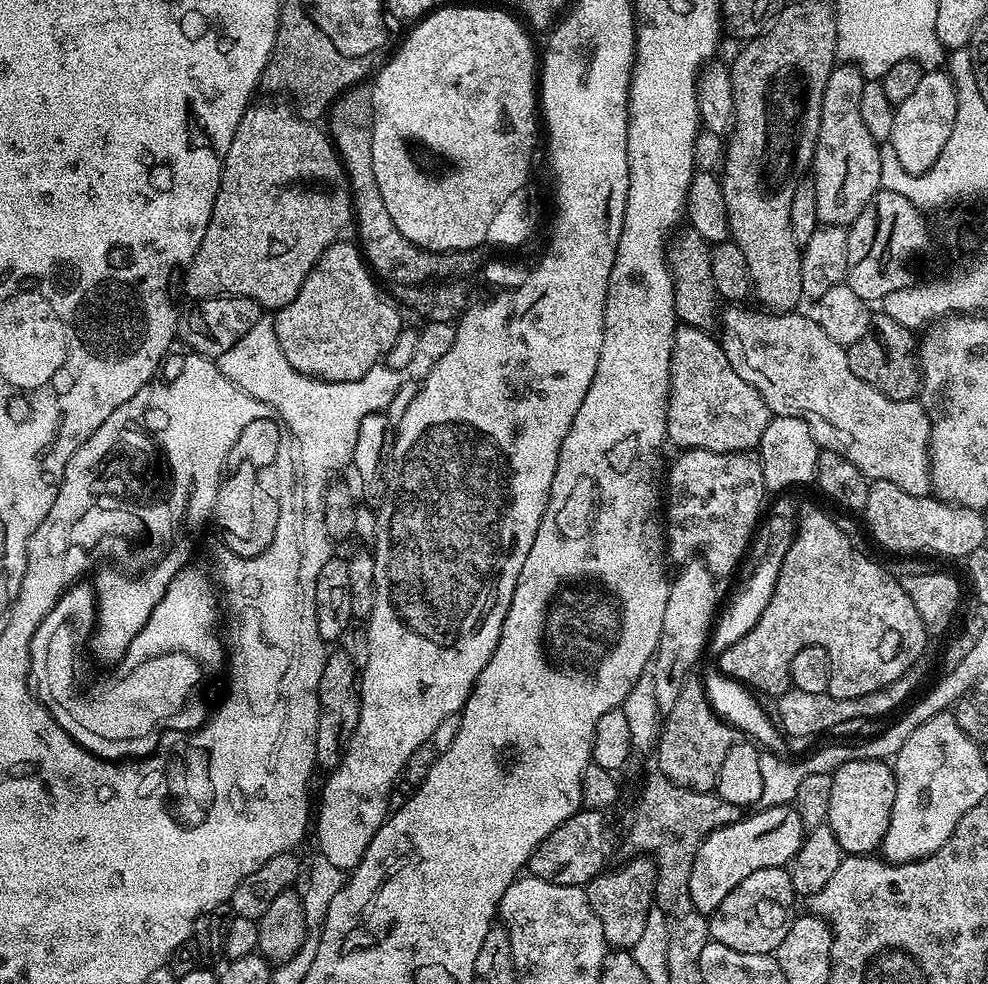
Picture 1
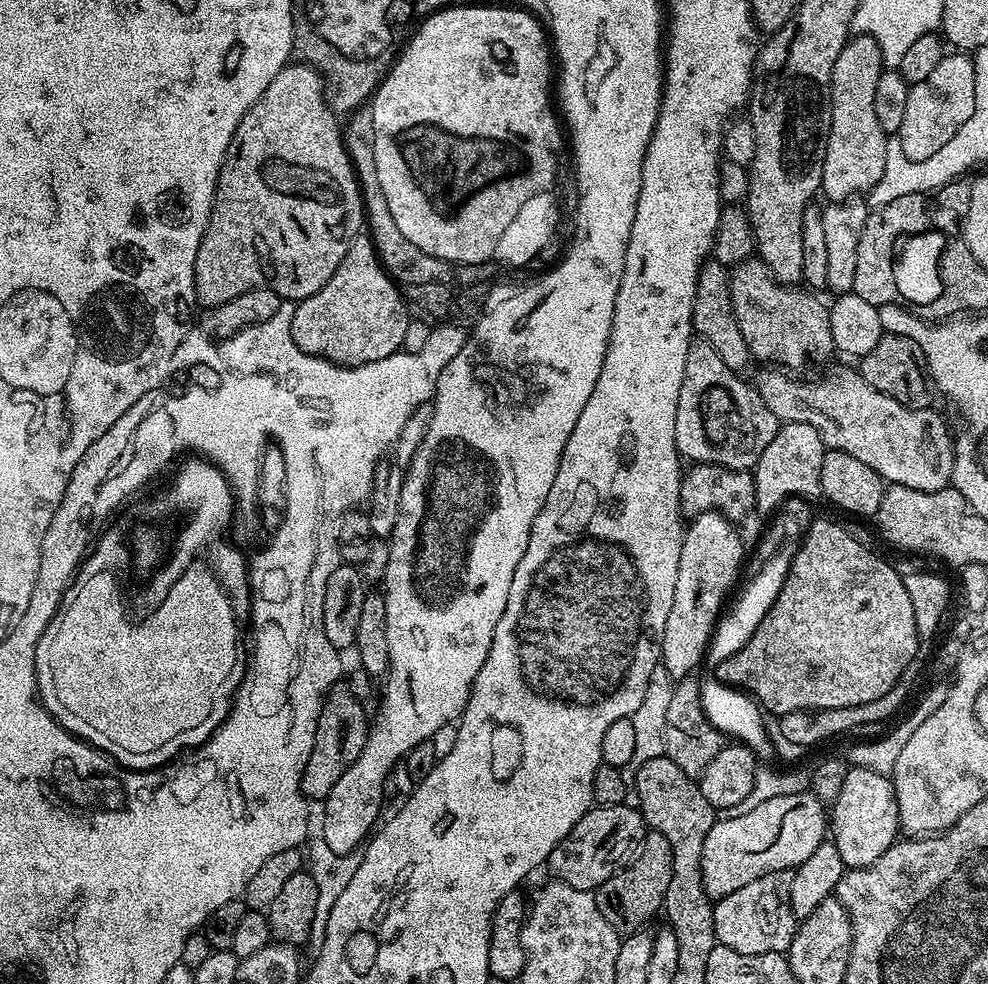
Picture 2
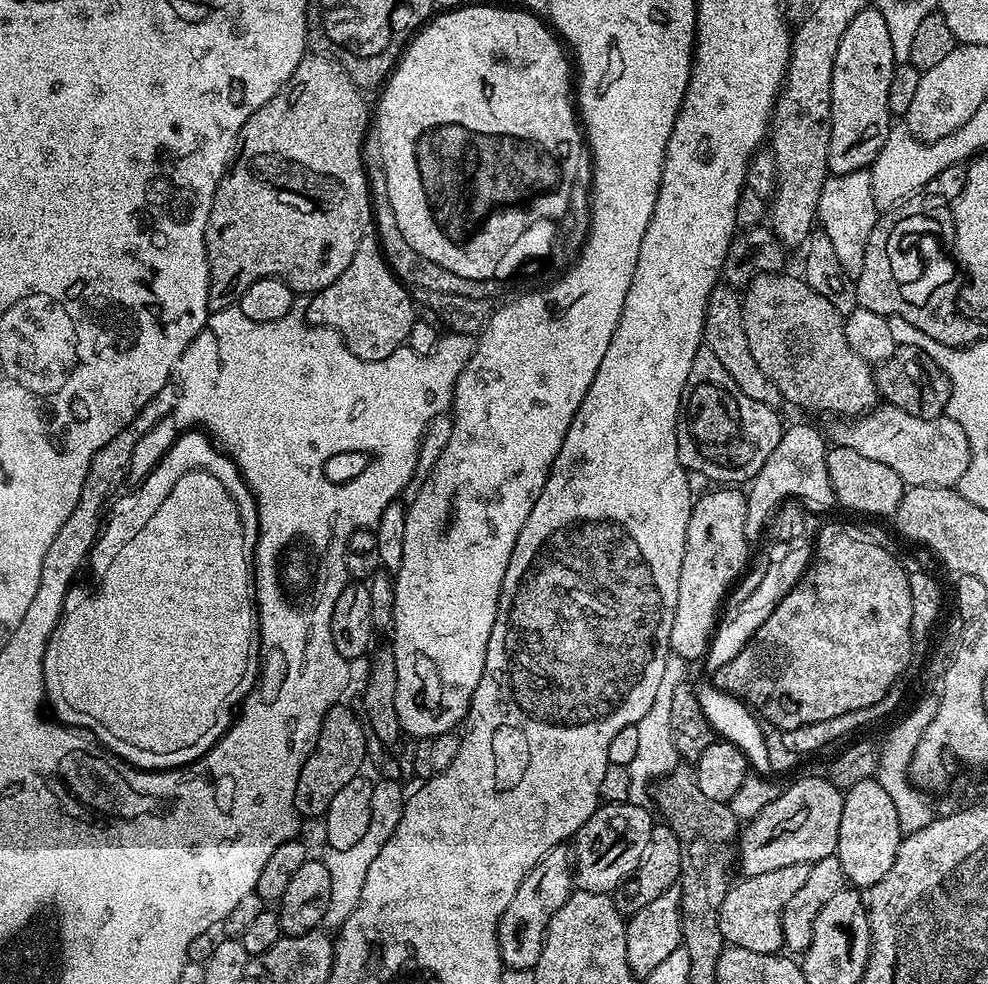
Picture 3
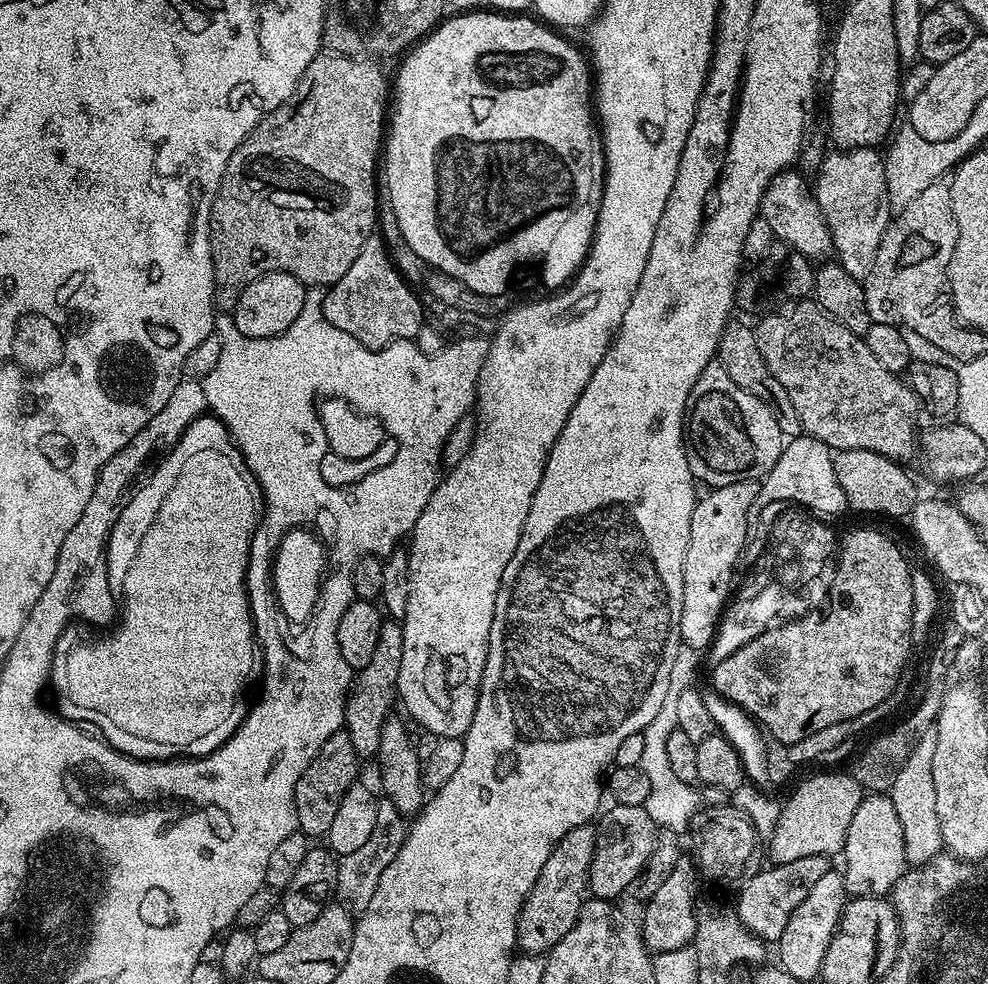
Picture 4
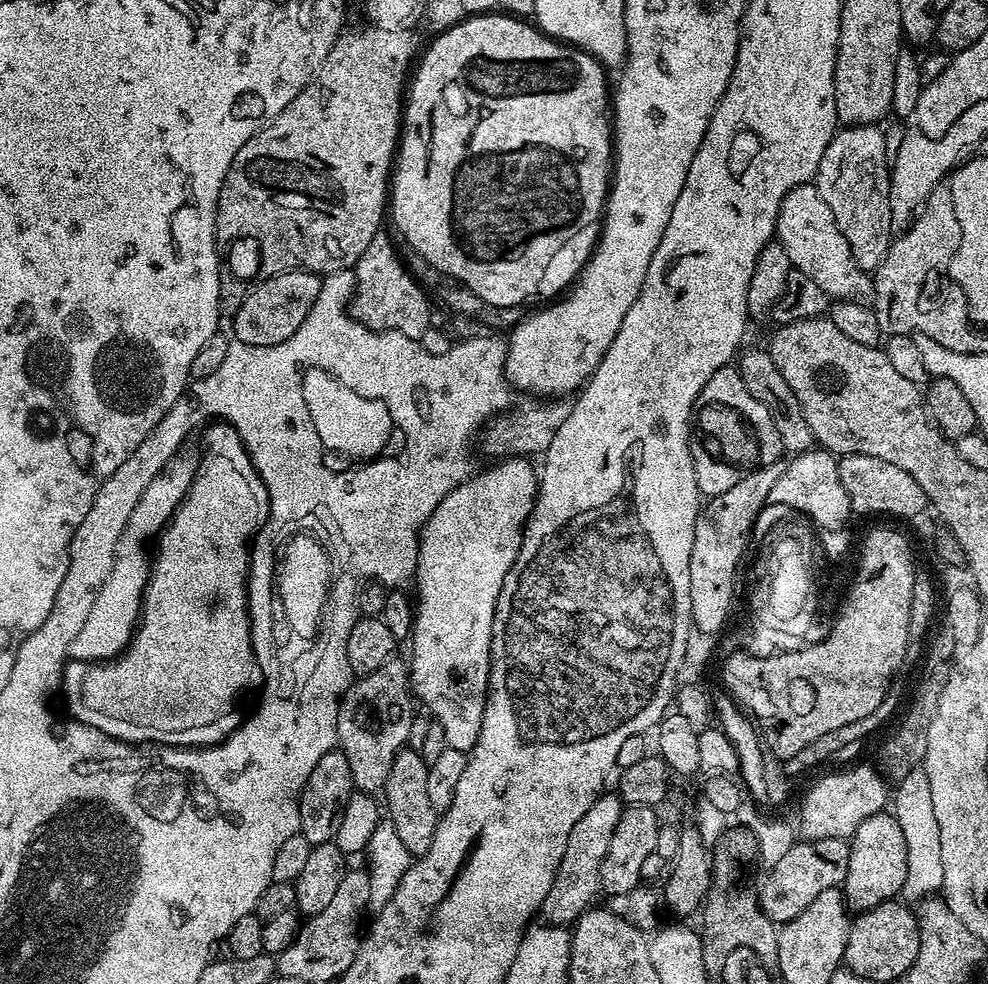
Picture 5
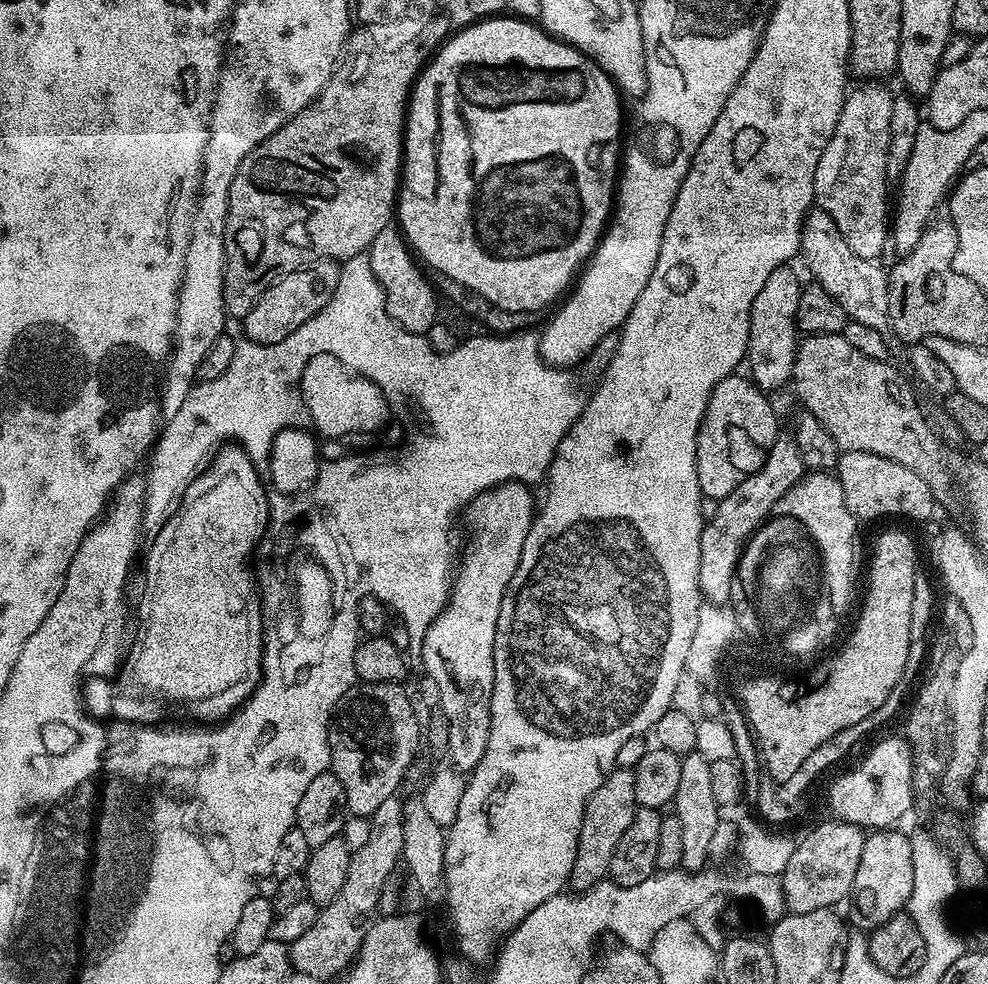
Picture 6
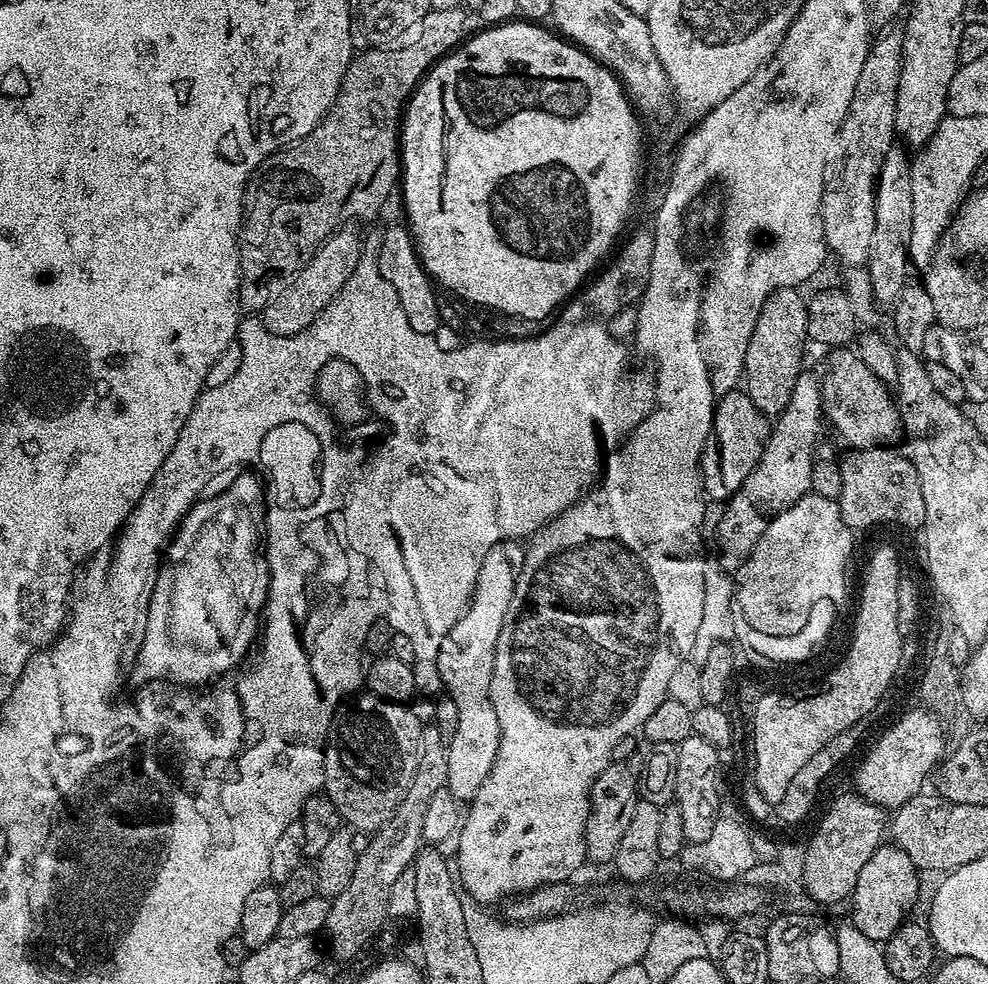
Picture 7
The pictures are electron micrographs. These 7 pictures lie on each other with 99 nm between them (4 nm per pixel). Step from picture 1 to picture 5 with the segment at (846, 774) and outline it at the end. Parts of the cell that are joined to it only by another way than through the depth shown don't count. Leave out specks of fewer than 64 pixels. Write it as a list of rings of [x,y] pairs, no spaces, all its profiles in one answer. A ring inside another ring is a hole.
[[[885,810],[866,818],[856,827],[848,849],[850,866],[842,885],[844,899],[853,913],[869,912],[882,902],[899,897],[906,882],[906,837],[895,815]]]

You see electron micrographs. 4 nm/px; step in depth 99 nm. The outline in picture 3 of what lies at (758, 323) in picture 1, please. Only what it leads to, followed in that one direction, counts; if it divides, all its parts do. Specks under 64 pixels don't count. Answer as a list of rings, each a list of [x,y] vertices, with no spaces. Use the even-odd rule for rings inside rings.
[[[887,402],[881,403],[870,412],[855,418],[840,418],[835,421],[830,432],[831,443],[835,446],[846,446],[863,454],[865,458],[871,458],[874,462],[882,462],[890,466],[898,478],[902,478],[908,486],[938,486],[950,488],[959,485],[962,474],[966,474],[966,466],[972,457],[972,451],[968,448],[966,430],[958,426],[947,414],[926,418],[914,418],[914,414],[906,414],[906,410],[898,410],[894,405]]]

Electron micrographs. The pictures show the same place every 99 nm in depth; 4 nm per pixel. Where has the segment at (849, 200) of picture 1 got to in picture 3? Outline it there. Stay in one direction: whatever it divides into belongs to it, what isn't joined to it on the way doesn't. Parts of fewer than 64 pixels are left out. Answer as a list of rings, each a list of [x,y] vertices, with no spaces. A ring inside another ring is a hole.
[[[879,7],[862,9],[854,22],[846,26],[846,34],[842,34],[838,42],[838,54],[834,54],[832,125],[828,151],[828,170],[831,175],[865,171],[874,163],[876,155],[888,140],[890,78],[894,78],[897,63],[894,46],[890,42],[890,30]]]

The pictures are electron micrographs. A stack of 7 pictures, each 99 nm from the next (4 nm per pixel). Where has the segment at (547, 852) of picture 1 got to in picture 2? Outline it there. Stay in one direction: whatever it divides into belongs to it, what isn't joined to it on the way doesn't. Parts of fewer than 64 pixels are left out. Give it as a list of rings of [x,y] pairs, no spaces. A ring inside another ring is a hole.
[[[623,803],[589,808],[570,834],[566,834],[566,838],[562,838],[562,842],[558,842],[558,846],[554,846],[549,854],[546,868],[553,872],[551,875],[563,884],[592,892],[615,872],[621,872],[640,851],[646,835],[644,817],[635,807],[628,807],[627,803]]]

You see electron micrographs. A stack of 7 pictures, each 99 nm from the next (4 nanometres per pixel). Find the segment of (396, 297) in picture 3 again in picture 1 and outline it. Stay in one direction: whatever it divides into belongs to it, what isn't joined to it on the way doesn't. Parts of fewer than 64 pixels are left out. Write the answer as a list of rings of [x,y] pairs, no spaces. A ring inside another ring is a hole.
[[[341,238],[330,245],[302,284],[302,290],[298,290],[298,298],[275,313],[277,342],[282,346],[282,354],[286,354],[286,362],[303,375],[330,383],[361,379],[372,367],[379,365],[387,357],[390,346],[394,346],[394,338],[398,338],[402,327],[399,308],[389,297],[388,300],[384,297],[379,286],[363,252],[353,241],[351,244],[347,238]]]

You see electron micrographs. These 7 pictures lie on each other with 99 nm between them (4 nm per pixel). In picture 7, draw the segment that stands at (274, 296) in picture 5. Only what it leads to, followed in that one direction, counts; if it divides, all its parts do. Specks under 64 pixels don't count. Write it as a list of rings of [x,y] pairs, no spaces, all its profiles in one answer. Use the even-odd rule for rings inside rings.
[[[348,226],[336,229],[312,255],[312,259],[279,289],[273,300],[267,304],[262,319],[270,334],[296,336],[299,332],[306,331],[310,322],[314,322],[314,318],[318,318],[320,311],[338,295],[342,286],[346,286],[350,274],[354,274],[354,266],[358,266],[362,247],[361,233],[351,232],[350,229]]]

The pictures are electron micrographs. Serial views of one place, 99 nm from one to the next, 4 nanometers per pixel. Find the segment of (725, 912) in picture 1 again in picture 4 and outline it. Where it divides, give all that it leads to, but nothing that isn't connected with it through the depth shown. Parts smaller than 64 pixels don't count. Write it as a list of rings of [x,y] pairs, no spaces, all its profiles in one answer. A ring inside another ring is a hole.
[[[807,856],[794,858],[794,862],[772,864],[765,872],[760,872],[757,876],[749,875],[739,885],[740,897],[737,898],[736,904],[734,903],[734,914],[752,935],[765,942],[771,942],[771,940],[778,942],[798,902],[802,902],[802,898],[810,894],[810,889],[816,885],[818,878],[822,878],[822,874],[826,874],[829,870],[830,860],[826,856]]]

